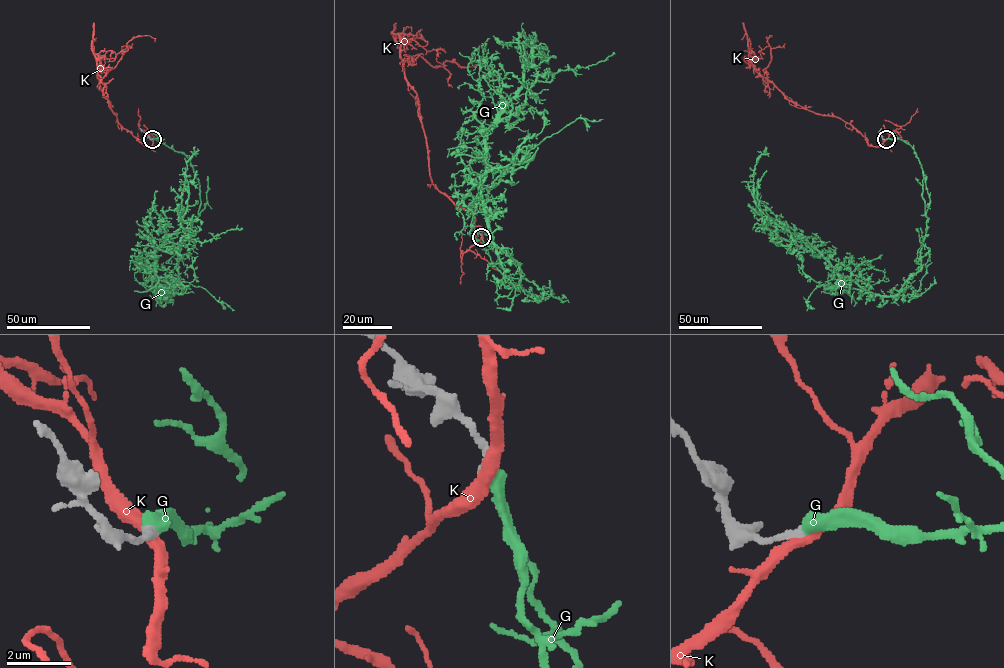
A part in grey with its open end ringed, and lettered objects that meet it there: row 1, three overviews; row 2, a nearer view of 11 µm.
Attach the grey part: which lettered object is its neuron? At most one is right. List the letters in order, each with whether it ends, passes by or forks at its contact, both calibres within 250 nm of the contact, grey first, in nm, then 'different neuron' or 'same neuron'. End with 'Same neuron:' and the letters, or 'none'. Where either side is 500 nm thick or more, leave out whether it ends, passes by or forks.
G: it ends there; 280 nm thick on the grey side, 480 nm on the other; same neuron
K: it passes by; 280 nm thick on the grey side, 360 nm on the other; different neuron
Same neuron: G

